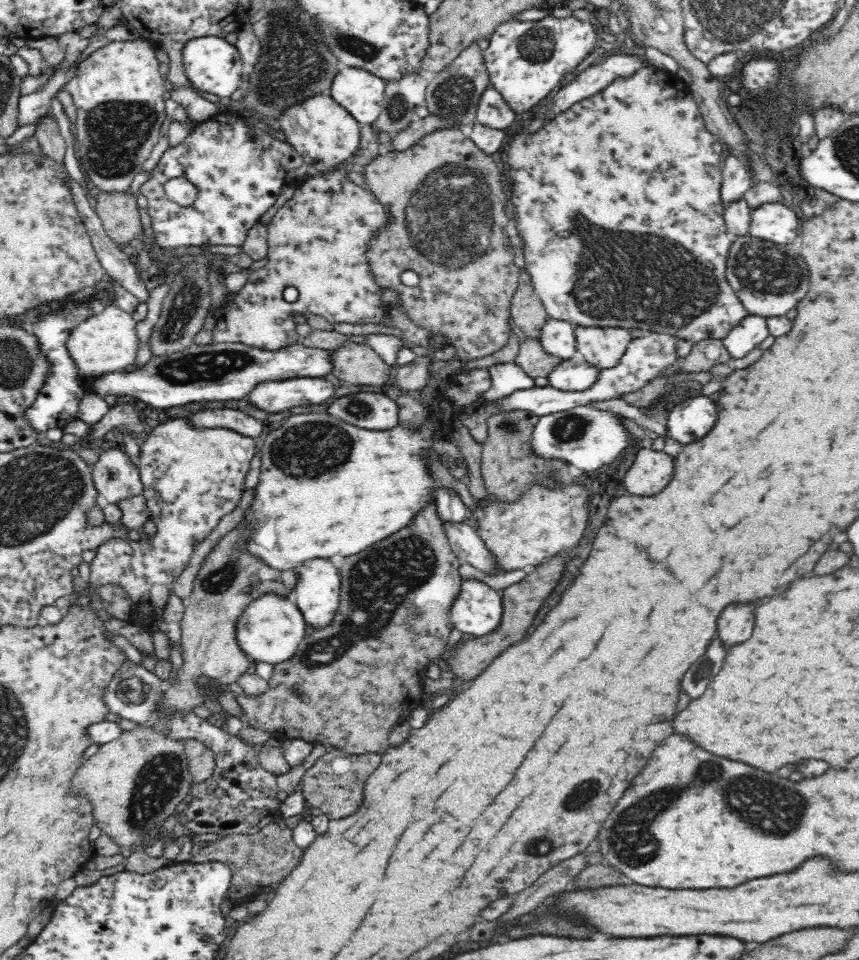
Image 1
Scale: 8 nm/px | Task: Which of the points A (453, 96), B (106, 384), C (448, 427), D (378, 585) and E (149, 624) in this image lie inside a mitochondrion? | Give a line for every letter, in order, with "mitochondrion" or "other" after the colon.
A: mitochondrion
B: other
C: other
D: mitochondrion
E: other

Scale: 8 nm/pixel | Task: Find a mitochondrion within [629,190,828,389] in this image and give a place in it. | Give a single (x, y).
(759, 268)

